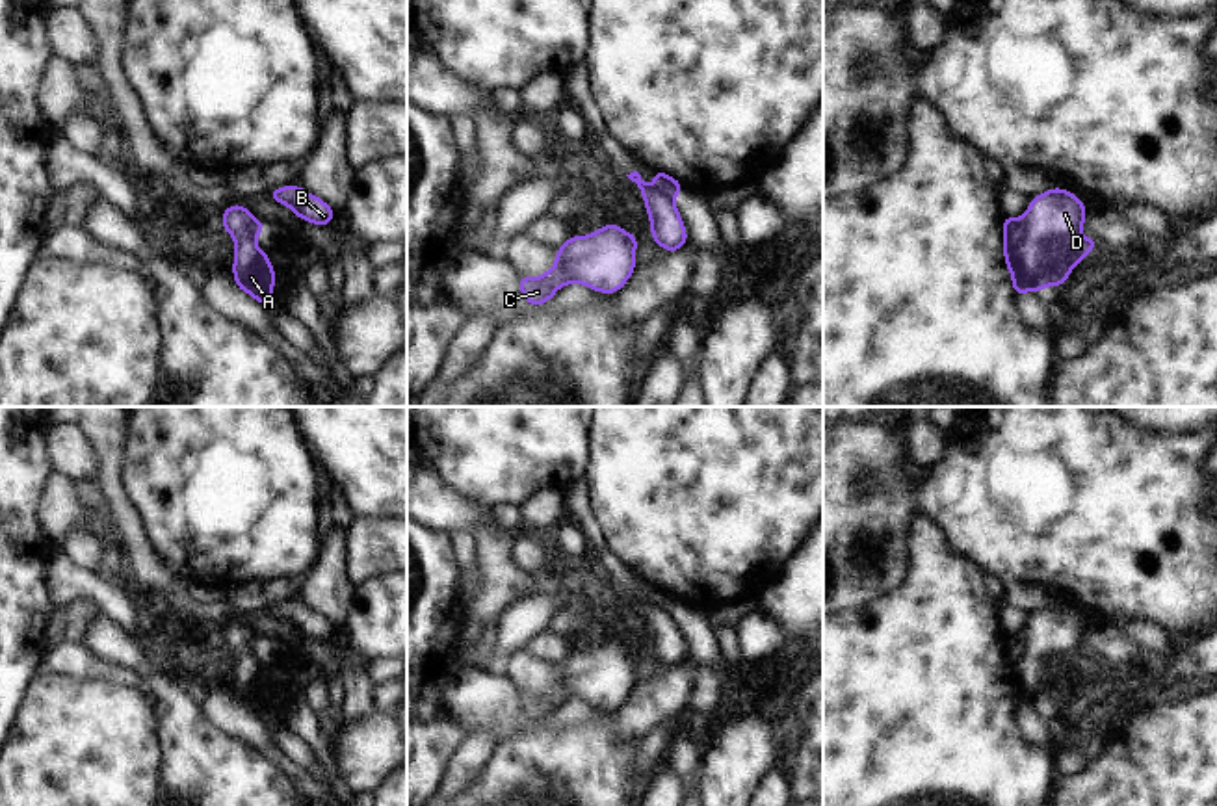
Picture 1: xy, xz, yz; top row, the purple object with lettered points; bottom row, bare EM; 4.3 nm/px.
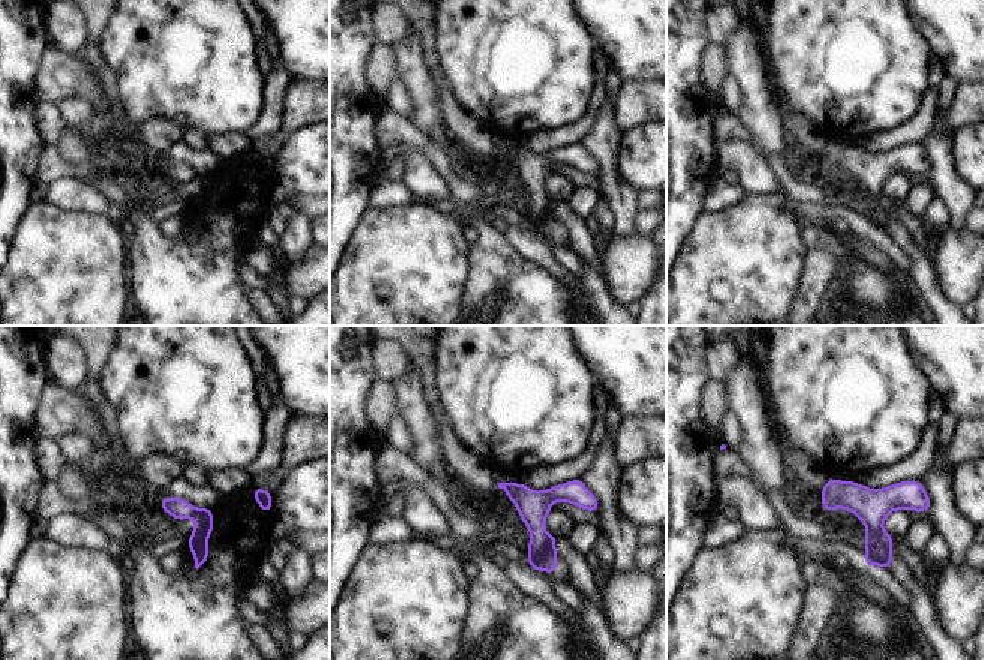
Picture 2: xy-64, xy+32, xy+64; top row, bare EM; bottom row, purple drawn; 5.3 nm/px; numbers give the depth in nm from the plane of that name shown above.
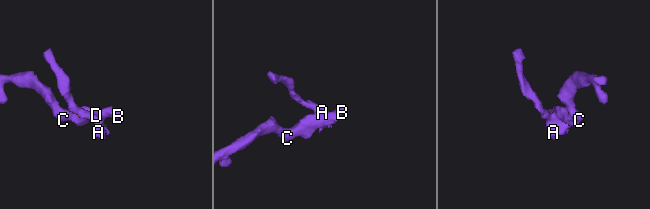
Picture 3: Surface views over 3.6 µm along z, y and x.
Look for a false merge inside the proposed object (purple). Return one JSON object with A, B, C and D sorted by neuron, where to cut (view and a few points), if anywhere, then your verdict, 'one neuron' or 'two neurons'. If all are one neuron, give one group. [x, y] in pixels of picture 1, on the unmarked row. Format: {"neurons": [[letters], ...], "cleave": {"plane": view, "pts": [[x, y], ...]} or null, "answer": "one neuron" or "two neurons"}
{"neurons": [["A", "B", "C", "D"]], "cleave": null, "answer": "one neuron"}

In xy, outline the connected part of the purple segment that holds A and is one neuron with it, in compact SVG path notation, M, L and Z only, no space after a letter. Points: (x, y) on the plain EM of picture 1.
M230 620L221 631L223 644L236 659L232 691L240 708L247 708L260 721L269 722L273 717L275 685L269 670L256 663L256 654L266 637L253 633L243 620Z

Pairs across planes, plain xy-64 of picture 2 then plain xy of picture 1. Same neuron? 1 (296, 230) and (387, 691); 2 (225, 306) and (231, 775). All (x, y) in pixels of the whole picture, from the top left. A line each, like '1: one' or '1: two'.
1: two
2: one

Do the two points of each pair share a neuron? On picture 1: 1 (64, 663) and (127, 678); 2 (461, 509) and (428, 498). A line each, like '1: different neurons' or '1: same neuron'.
1: same neuron
2: same neuron

